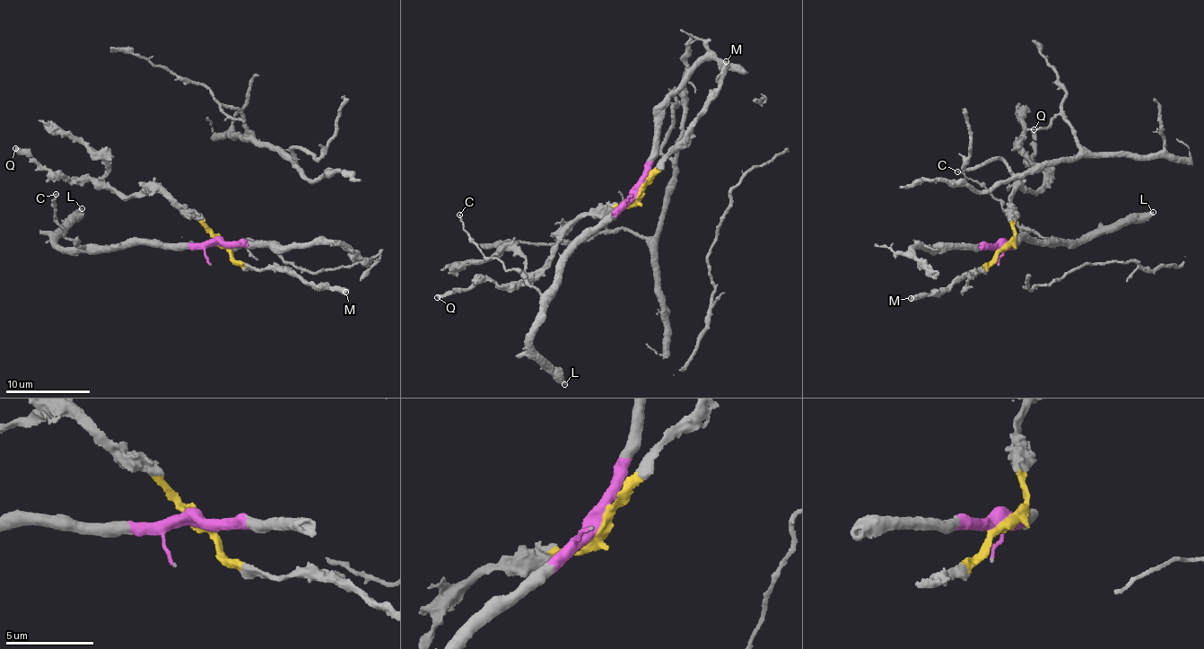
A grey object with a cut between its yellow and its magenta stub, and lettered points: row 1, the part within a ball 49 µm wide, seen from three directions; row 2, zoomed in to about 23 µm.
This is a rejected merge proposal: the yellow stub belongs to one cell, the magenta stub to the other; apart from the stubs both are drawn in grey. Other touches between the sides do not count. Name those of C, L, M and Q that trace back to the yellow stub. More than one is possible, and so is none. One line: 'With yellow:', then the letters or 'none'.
With yellow: M, Q

